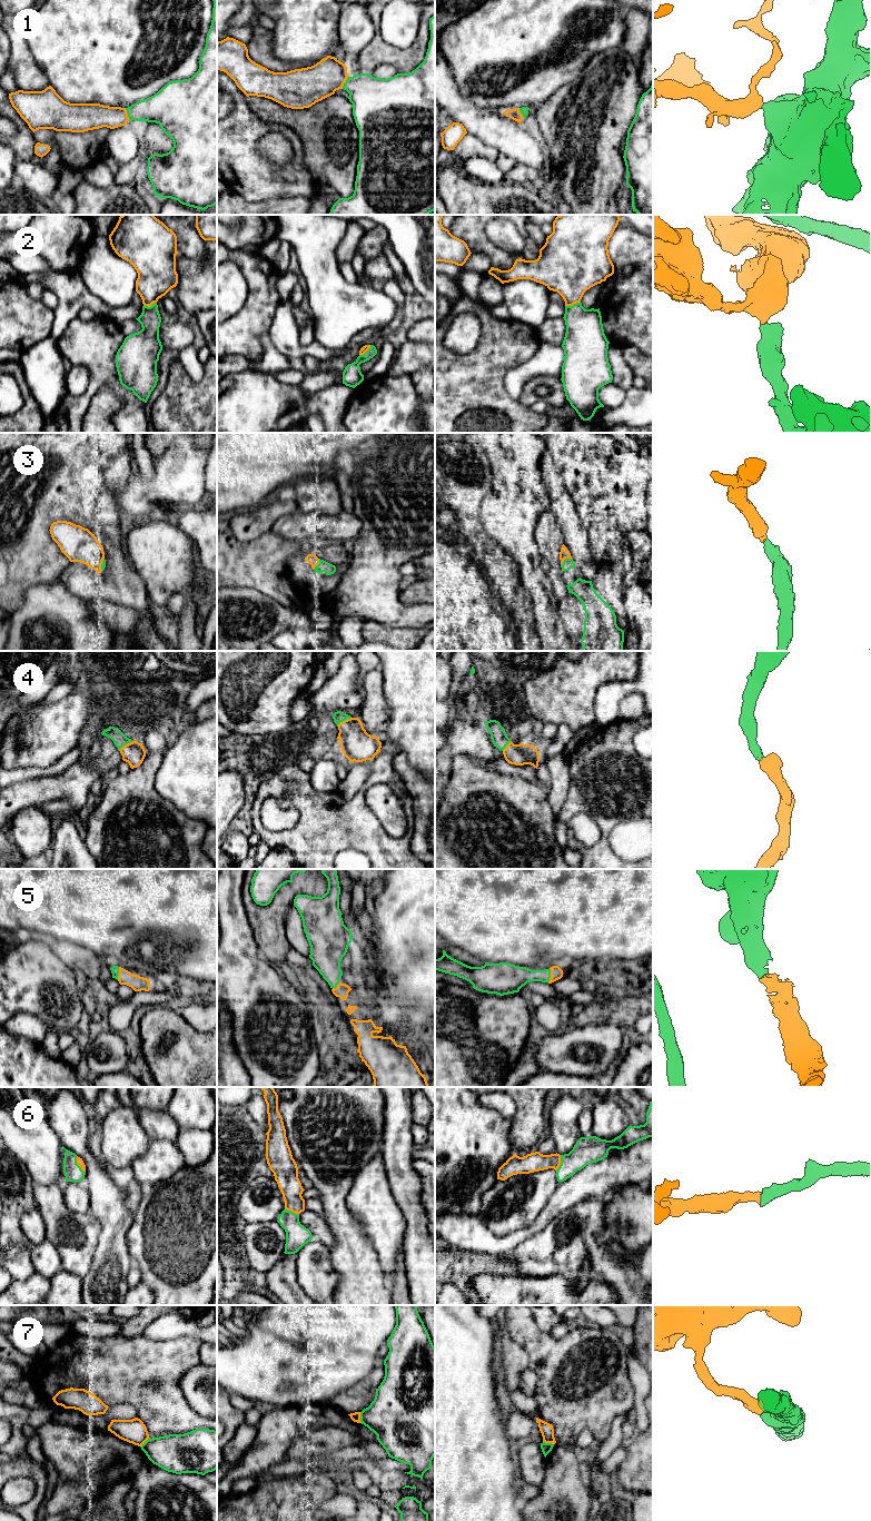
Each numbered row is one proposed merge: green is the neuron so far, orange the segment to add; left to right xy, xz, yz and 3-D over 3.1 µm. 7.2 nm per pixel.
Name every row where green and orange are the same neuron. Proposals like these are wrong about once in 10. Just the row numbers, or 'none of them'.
1, 2, 3, 4, 5, 6

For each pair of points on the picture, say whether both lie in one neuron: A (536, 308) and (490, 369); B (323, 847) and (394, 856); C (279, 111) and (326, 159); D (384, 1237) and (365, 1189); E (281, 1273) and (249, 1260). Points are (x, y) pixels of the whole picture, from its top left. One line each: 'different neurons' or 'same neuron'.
A: different neurons
B: same neuron
C: same neuron
D: same neuron
E: different neurons

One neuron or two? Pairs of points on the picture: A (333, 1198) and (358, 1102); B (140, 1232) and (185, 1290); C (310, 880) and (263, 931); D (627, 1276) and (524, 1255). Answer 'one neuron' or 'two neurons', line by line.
A: one neuron
B: one neuron
C: one neuron
D: one neuron

